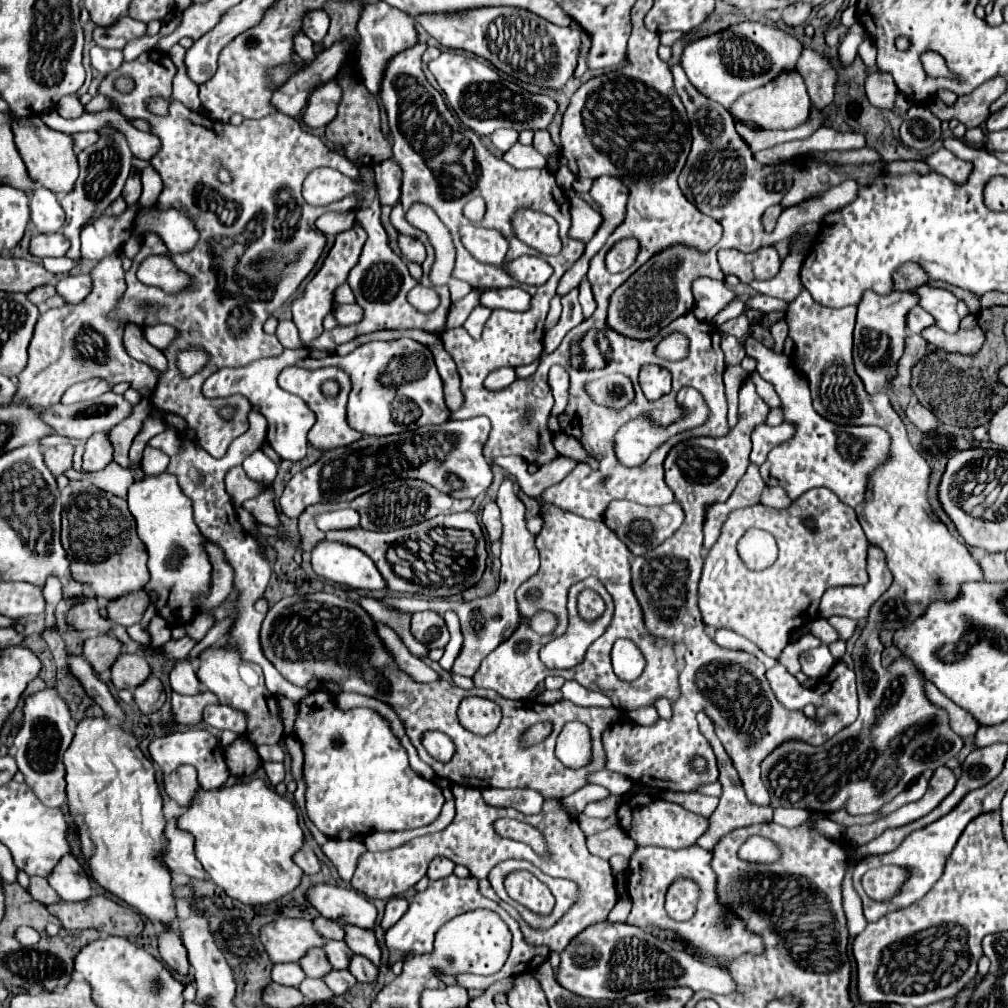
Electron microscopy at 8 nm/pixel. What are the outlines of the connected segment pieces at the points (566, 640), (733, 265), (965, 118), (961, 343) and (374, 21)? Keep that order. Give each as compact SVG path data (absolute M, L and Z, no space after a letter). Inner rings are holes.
M586 578L586 580L578 582L578 584L574 584L574 586L570 588L570 594L568 594L568 616L570 616L570 626L568 626L568 630L566 630L564 636L554 638L552 642L548 642L548 644L540 650L540 660L542 660L548 668L574 668L578 662L582 662L582 658L584 658L588 646L590 646L598 636L604 634L606 626L610 624L612 612L614 612L612 598L610 598L610 594L606 592L606 588L604 588L596 578ZM586 588L594 590L596 594L600 594L602 600L604 600L604 604L606 604L606 610L604 610L602 618L596 618L594 622L582 622L582 618L580 618L580 614L578 614L578 594L580 594L582 590L586 590Z
M762 246L750 254L742 254L734 248L718 250L718 262L724 274L734 274L742 284L750 284L752 280L770 280L778 274L778 266L782 266L774 246Z
M996 78L990 80L982 86L978 86L974 92L958 96L958 100L948 106L944 104L938 97L932 98L928 107L931 112L941 121L950 121L952 118L960 120L966 128L974 128L980 126L988 116L990 116L990 104L994 102L994 98L1001 96L1006 88L1004 78Z
M974 314L962 318L960 330L954 334L948 334L938 326L928 326L926 330L922 330L920 336L926 338L928 344L934 344L946 352L956 352L956 354L974 354L984 344L984 332L980 330Z
M384 2L378 4L366 4L358 22L358 34L360 34L360 42L358 42L358 54L356 54L356 66L360 72L362 82L366 84L366 88L378 96L380 94L380 86L382 86L382 78L386 72L386 66L390 62L390 58L394 58L394 54L400 54L406 48L412 48L414 44L418 44L418 32L414 26L414 16L392 8Z

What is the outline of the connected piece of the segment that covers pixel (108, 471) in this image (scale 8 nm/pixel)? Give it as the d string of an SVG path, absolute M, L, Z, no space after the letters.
M112 462L110 466L106 466L100 472L82 473L70 469L64 475L71 480L88 480L92 486L98 486L100 490L122 496L122 498L126 498L128 488L134 484L132 474L124 468L120 468L116 462Z

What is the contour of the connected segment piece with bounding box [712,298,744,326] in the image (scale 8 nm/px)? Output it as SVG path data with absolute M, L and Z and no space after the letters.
M732 300L732 302L728 302L726 304L726 308L724 310L720 310L714 318L712 318L712 324L716 324L716 326L720 326L720 324L724 324L726 320L730 320L730 318L736 318L736 316L740 316L744 312L744 302L740 302L740 300Z

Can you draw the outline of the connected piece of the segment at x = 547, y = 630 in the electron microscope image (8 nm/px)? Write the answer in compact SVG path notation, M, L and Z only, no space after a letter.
M540 610L540 634L552 636L554 630L556 630L556 618L554 618L554 614Z

